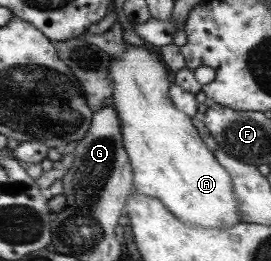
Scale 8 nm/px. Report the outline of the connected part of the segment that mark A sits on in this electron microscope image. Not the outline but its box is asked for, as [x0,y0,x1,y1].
[110,45,243,229]

